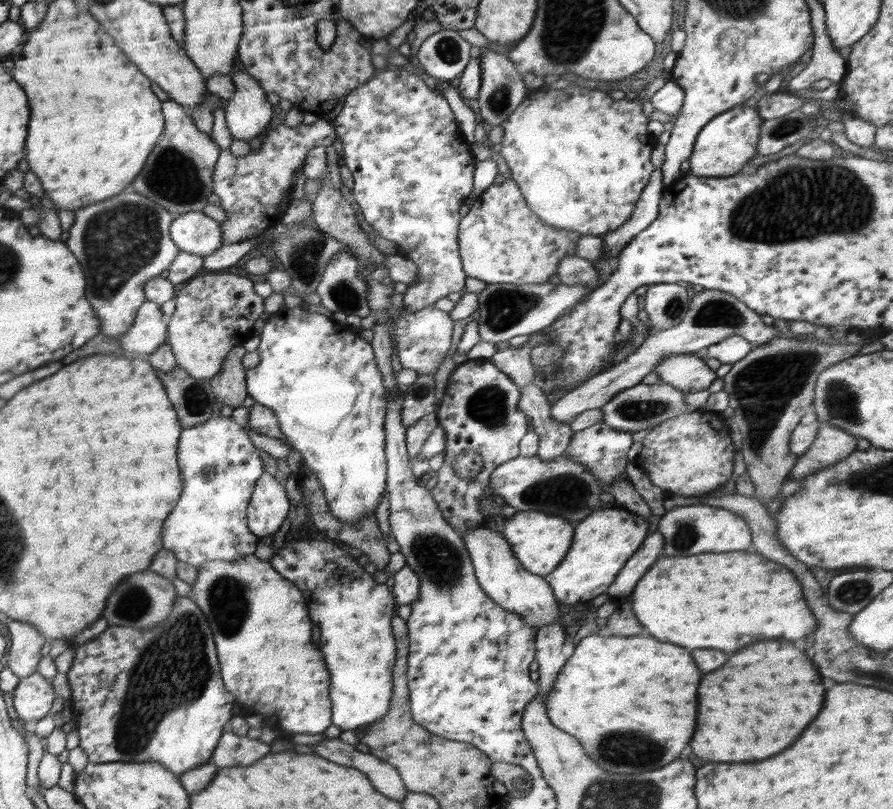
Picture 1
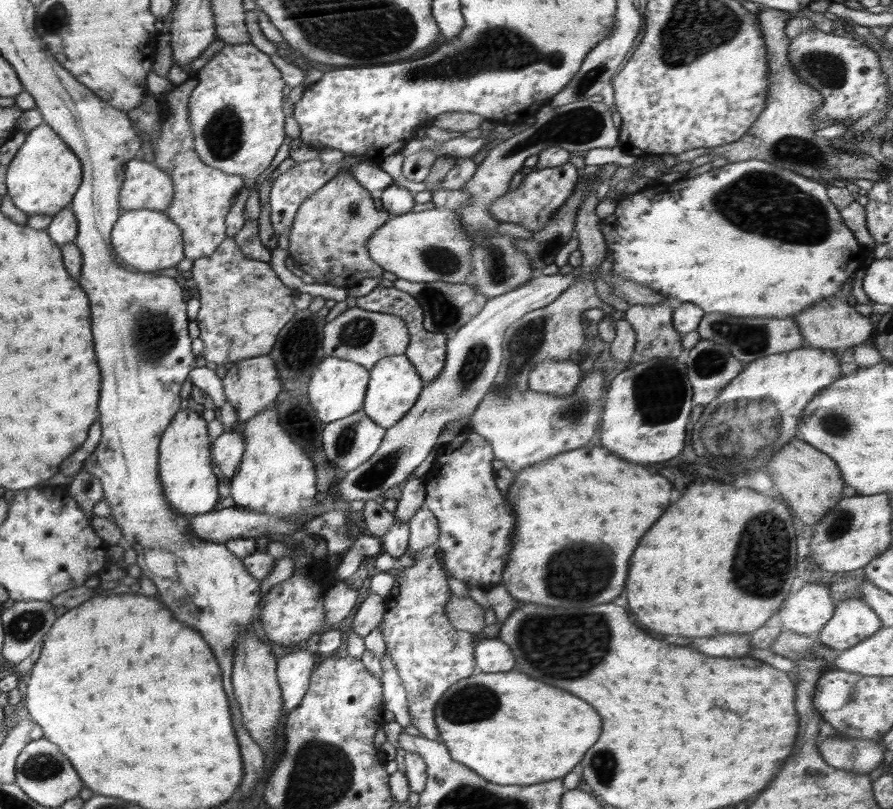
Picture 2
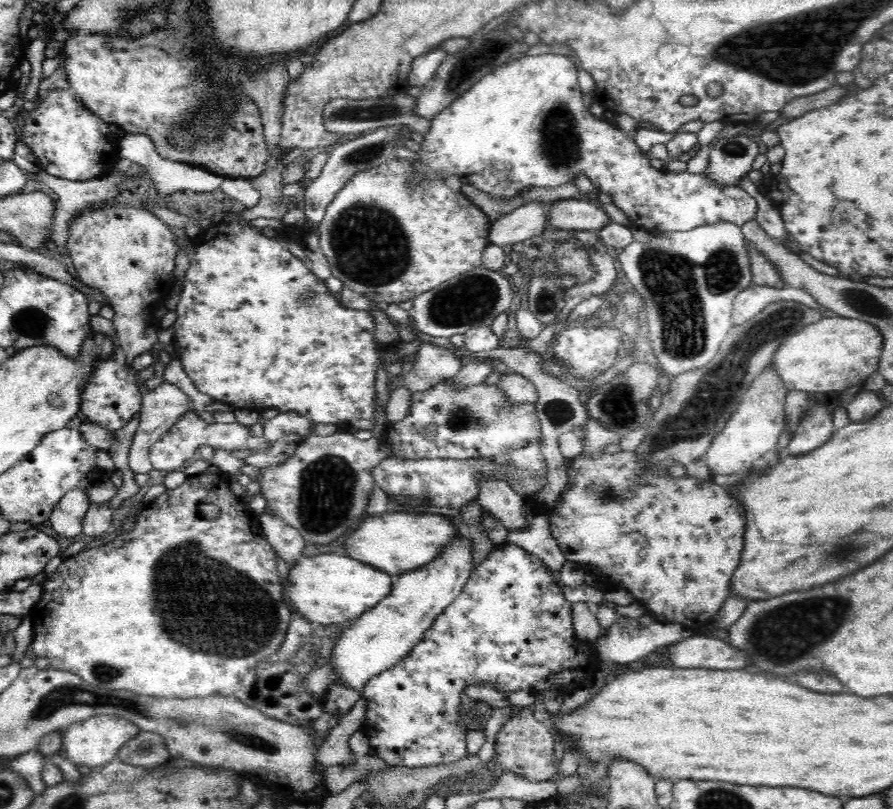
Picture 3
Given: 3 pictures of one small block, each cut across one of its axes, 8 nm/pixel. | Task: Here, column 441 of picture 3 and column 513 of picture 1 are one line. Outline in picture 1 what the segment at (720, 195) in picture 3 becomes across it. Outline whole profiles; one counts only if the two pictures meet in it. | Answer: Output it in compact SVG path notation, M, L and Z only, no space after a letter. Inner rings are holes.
M663 72L634 100L615 101L609 93L571 86L562 90L539 88L528 90L524 100L514 108L508 118L500 122L503 140L499 154L507 162L512 179L528 204L528 208L540 220L581 235L604 237L604 234L620 228L636 208L636 202L648 183L654 165L652 150L657 146L657 136L647 131L648 118L642 112L643 99L650 99L669 80L669 72Z

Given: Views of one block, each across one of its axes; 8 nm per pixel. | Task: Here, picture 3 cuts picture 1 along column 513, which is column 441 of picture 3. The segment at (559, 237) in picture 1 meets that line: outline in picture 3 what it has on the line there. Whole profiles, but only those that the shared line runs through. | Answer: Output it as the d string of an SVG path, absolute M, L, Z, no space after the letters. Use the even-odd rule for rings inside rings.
M397 157L382 166L378 166L378 168L374 168L374 170L357 172L336 193L333 201L327 206L324 220L318 226L320 250L326 256L333 276L338 280L342 280L345 287L363 295L365 300L369 298L372 302L378 302L384 305L410 301L419 294L426 293L428 290L442 285L444 282L450 281L451 278L457 277L459 274L469 273L470 270L482 266L482 251L489 244L488 235L491 225L491 221L488 220L486 214L480 207L474 205L464 193L451 190L442 179L426 179L417 187L414 187L410 183L412 174L414 174L414 167L410 165L410 162Z

